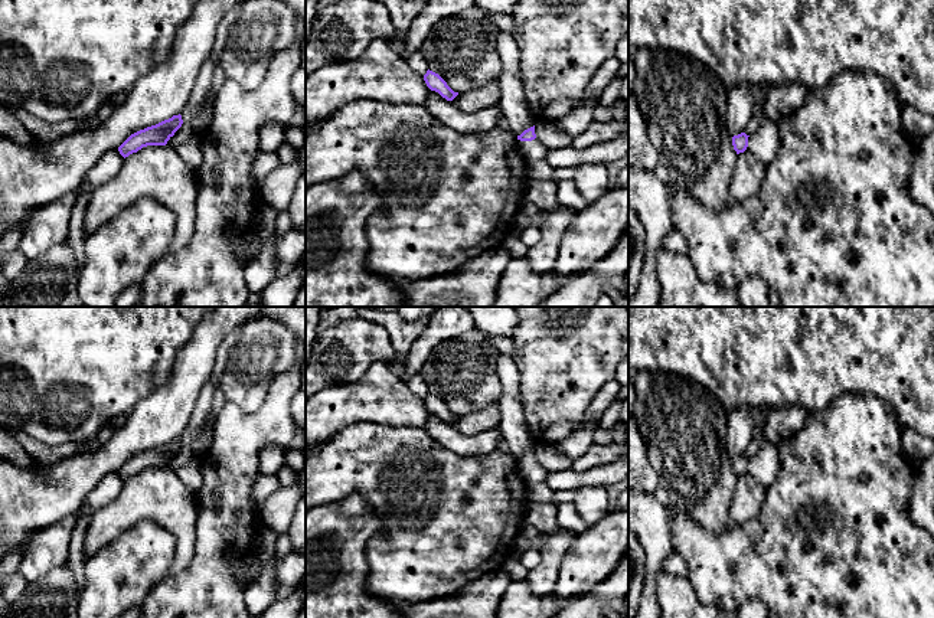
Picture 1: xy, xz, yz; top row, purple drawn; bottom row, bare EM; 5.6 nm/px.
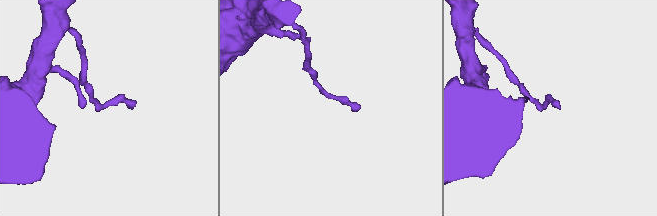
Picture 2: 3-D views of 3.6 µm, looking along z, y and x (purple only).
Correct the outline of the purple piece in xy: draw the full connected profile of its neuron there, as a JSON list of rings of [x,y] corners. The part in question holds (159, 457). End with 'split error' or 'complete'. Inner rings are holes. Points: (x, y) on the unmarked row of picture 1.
[[[173,438],[156,448],[131,457],[120,470],[120,477],[125,481],[147,468],[166,468],[174,455],[182,449],[182,438]]] | complete

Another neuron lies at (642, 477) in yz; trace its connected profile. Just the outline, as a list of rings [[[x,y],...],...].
[[[634,418],[628,419],[628,485],[643,494],[654,494],[659,487],[657,474],[649,462],[646,444]]]

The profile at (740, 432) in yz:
[[[735,408],[728,411],[726,448],[732,460],[745,455],[750,442],[754,439],[754,426],[751,409]]]

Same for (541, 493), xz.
[[[546,481],[536,483],[529,485],[528,488],[528,500],[529,503],[553,506],[555,493],[556,491]]]

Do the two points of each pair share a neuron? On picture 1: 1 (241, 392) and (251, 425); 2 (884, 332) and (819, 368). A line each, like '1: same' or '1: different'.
1: different
2: same

